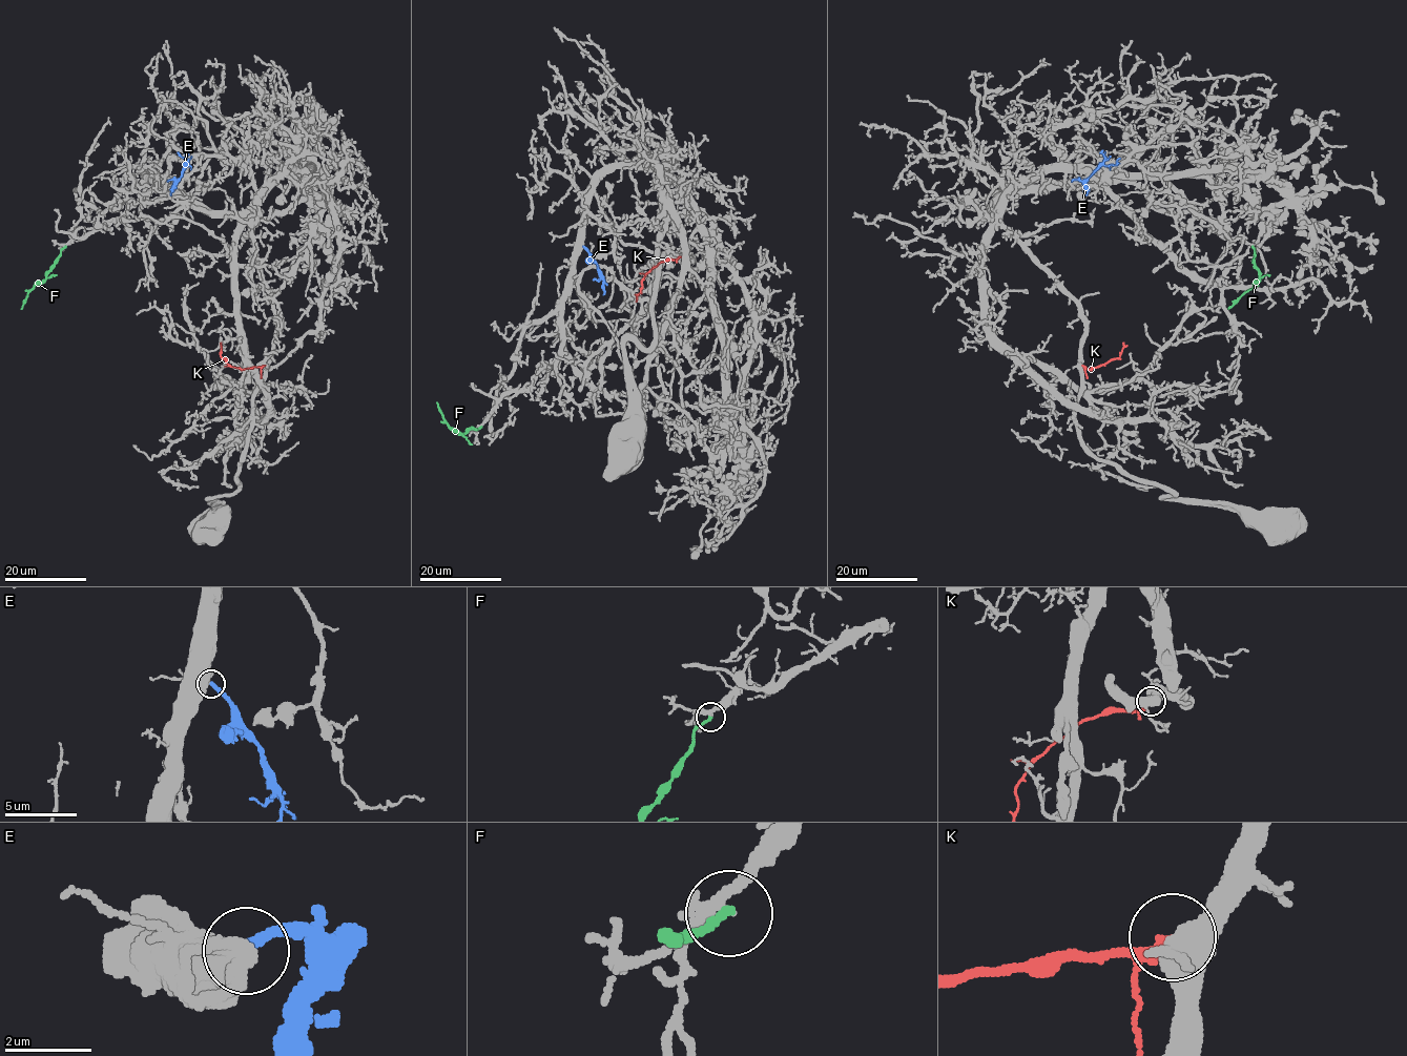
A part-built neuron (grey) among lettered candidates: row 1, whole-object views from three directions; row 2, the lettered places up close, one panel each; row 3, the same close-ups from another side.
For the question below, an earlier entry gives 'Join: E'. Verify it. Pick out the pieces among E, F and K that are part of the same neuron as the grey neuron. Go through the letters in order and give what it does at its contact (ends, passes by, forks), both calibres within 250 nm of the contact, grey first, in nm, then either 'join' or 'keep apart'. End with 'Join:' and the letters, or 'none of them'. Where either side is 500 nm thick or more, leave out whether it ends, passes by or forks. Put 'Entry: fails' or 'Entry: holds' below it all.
E: 800 nm thick on the grey side, 280 nm on the other; join
F: it ends there; 240 nm thick on the grey side, 200 nm on the other; keep apart
K: 700 nm thick on the grey side, 240 nm on the other; keep apart
Join: E
Entry: holds

